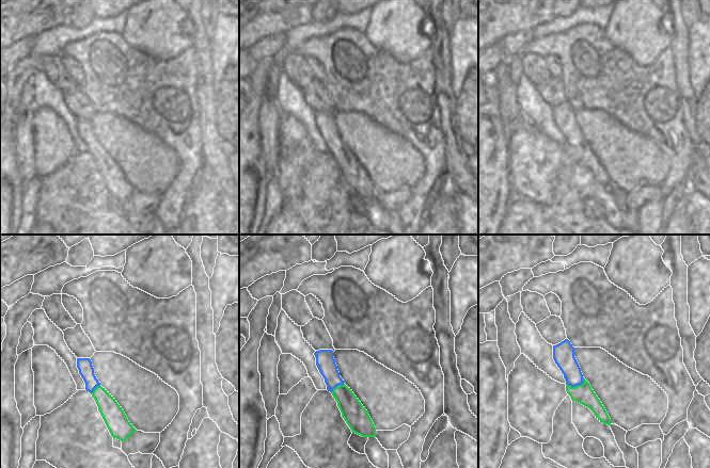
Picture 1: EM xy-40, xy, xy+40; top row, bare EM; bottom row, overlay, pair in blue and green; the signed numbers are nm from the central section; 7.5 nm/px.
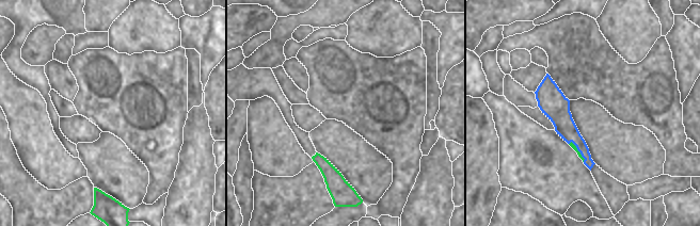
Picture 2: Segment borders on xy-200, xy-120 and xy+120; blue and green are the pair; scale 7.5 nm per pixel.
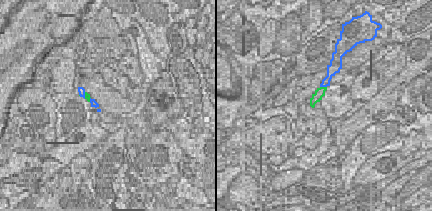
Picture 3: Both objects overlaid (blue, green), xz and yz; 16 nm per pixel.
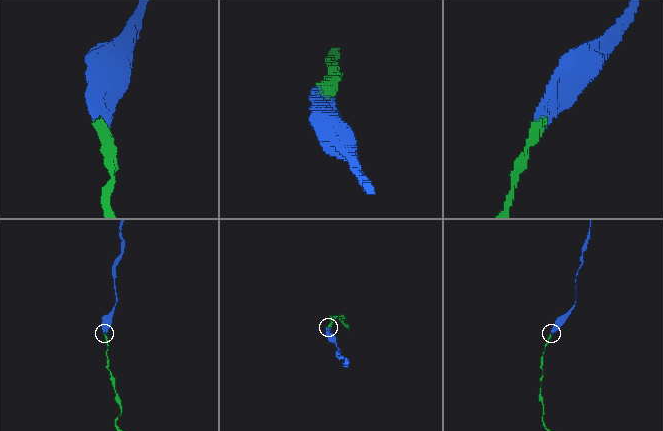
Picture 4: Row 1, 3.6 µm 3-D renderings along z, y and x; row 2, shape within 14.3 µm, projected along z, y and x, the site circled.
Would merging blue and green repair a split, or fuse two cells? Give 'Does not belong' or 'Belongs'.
Does not belong.

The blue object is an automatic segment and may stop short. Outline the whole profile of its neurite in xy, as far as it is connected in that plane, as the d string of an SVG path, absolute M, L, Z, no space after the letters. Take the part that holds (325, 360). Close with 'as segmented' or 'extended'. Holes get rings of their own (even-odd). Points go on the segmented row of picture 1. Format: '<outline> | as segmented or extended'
M319 350L314 353L316 357L316 366L325 378L327 390L332 392L338 385L344 385L344 381L340 376L332 350Z | as segmented

